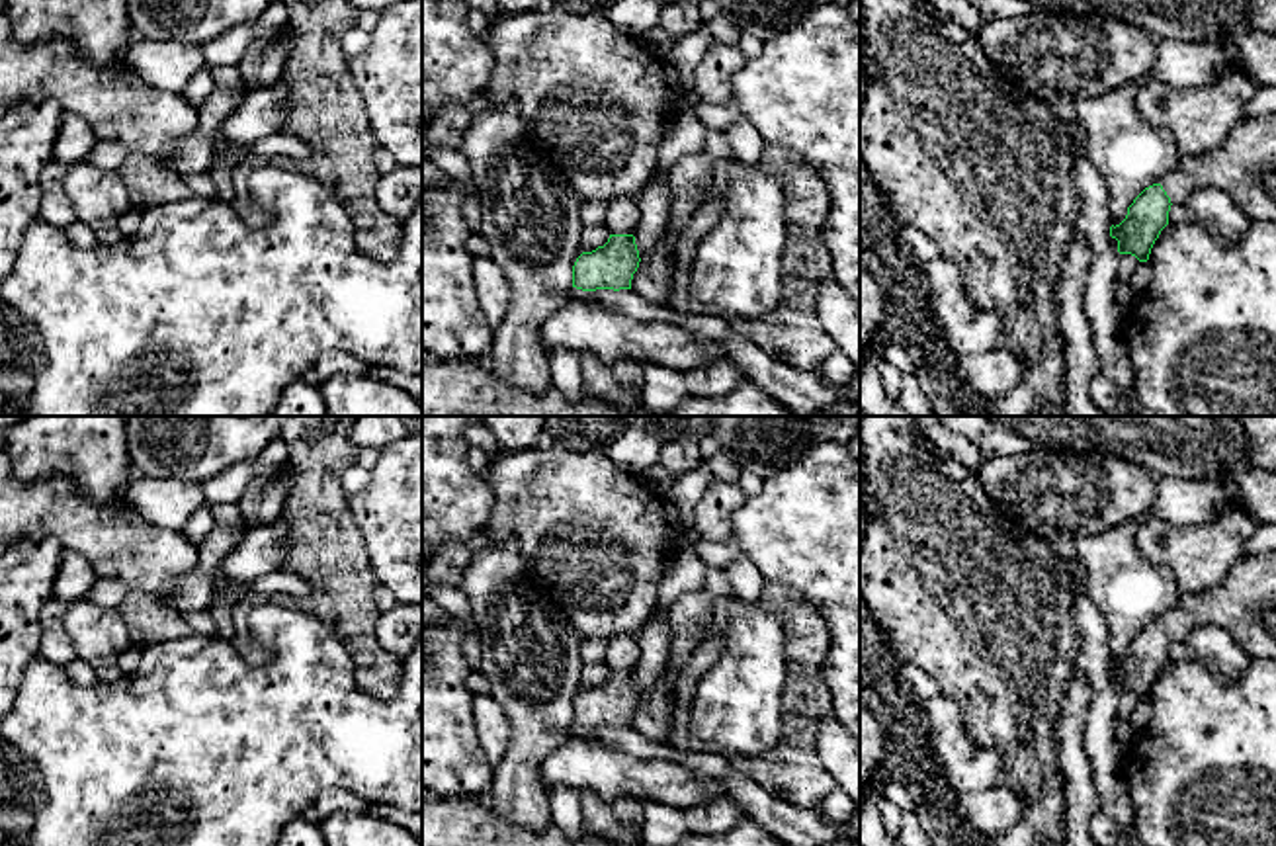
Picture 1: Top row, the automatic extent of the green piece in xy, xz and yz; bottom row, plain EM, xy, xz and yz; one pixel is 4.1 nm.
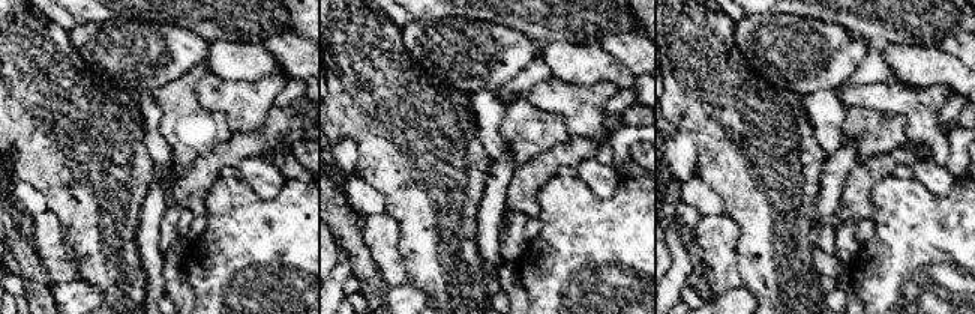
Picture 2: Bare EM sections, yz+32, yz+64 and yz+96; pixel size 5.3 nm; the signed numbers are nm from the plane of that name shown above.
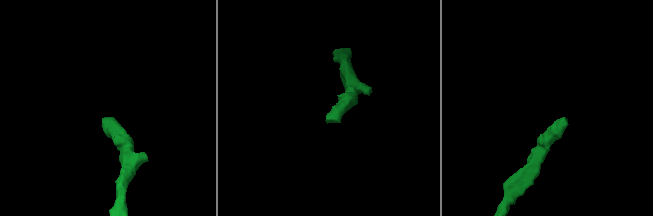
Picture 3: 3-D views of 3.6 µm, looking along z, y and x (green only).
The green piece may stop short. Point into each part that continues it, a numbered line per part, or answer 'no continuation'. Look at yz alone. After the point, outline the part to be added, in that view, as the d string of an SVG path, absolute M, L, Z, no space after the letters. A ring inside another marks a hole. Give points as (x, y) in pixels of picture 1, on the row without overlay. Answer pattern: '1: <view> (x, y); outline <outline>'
1: yz (1237, 604); outline M1276 551L1241 557L1217 588L1180 594L1159 621L1172 643L1210 625L1225 629L1253 658L1276 660L1276 641L1262 625L1268 608L1276 608Z

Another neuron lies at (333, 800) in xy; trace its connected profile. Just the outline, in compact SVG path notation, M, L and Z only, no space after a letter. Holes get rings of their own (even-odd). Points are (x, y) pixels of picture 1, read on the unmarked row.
M328 787L320 791L320 795L313 801L309 809L309 817L313 821L322 821L324 817L338 813L338 811L365 811L367 801L358 797L356 793L344 787Z

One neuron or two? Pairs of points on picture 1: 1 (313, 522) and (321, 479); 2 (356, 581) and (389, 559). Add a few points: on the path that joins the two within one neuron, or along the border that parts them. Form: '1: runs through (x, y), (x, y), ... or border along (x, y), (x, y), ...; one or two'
1: runs through (317, 512), (317, 489); one
2: border along (358, 528), (370, 569), (378, 581); two

